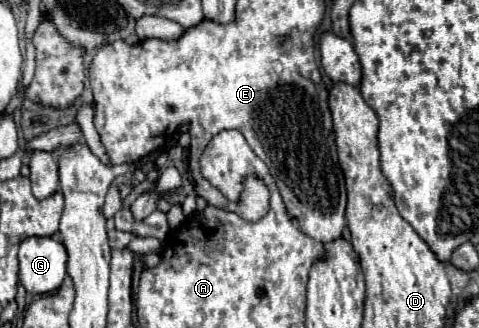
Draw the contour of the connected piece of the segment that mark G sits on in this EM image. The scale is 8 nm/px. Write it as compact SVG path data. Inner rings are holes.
M31 236L19 246L19 282L31 294L59 288L67 276L67 252L59 240Z

